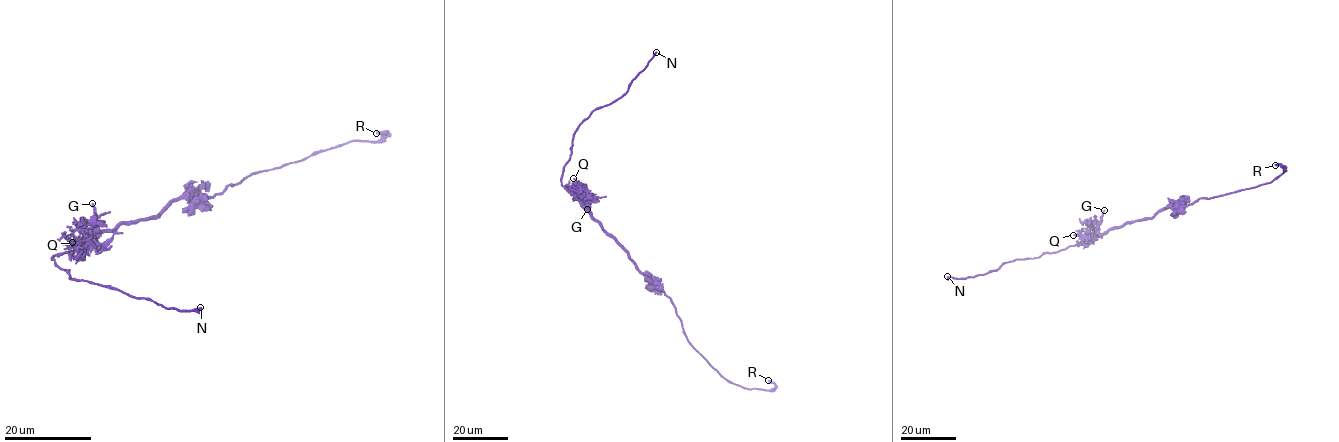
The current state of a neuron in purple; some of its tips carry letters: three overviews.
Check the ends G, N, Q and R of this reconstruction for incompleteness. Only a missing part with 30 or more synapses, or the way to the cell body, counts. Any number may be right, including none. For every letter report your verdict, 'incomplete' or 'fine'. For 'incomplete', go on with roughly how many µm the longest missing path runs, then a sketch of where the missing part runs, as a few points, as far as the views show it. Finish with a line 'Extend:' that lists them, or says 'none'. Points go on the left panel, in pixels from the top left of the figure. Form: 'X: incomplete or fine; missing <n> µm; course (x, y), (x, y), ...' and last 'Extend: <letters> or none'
G: fine
N: incomplete; missing 8 µm; course (200, 307), (213, 315), (223, 313)
Q: fine
R: fine
Extend: N

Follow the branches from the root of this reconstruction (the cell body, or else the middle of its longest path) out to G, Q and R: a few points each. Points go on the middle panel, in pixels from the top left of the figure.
G: (614, 239), (592, 216), (588, 204), (587, 209)
Q: (614, 239), (592, 216), (585, 200), (586, 188), (573, 178)
R: (614, 239), (634, 265), (670, 299), (689, 343), (724, 378), (749, 389), (772, 390), (775, 384), (768, 380)

